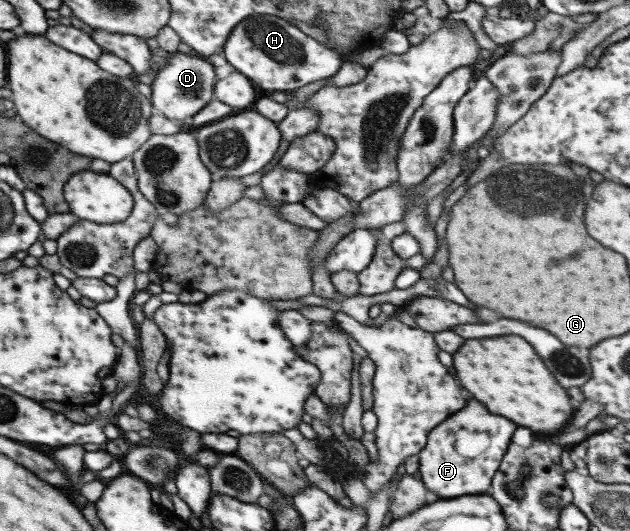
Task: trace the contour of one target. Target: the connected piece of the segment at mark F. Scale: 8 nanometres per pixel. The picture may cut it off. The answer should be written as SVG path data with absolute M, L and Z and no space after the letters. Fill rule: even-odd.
M467 399L465 407L455 411L455 415L449 415L449 419L443 419L443 423L428 432L426 444L417 454L418 472L423 485L439 499L485 494L490 489L489 481L498 469L499 459L505 453L513 431L515 423L487 413L487 409L475 399ZM471 445L477 447L477 455L465 453Z

